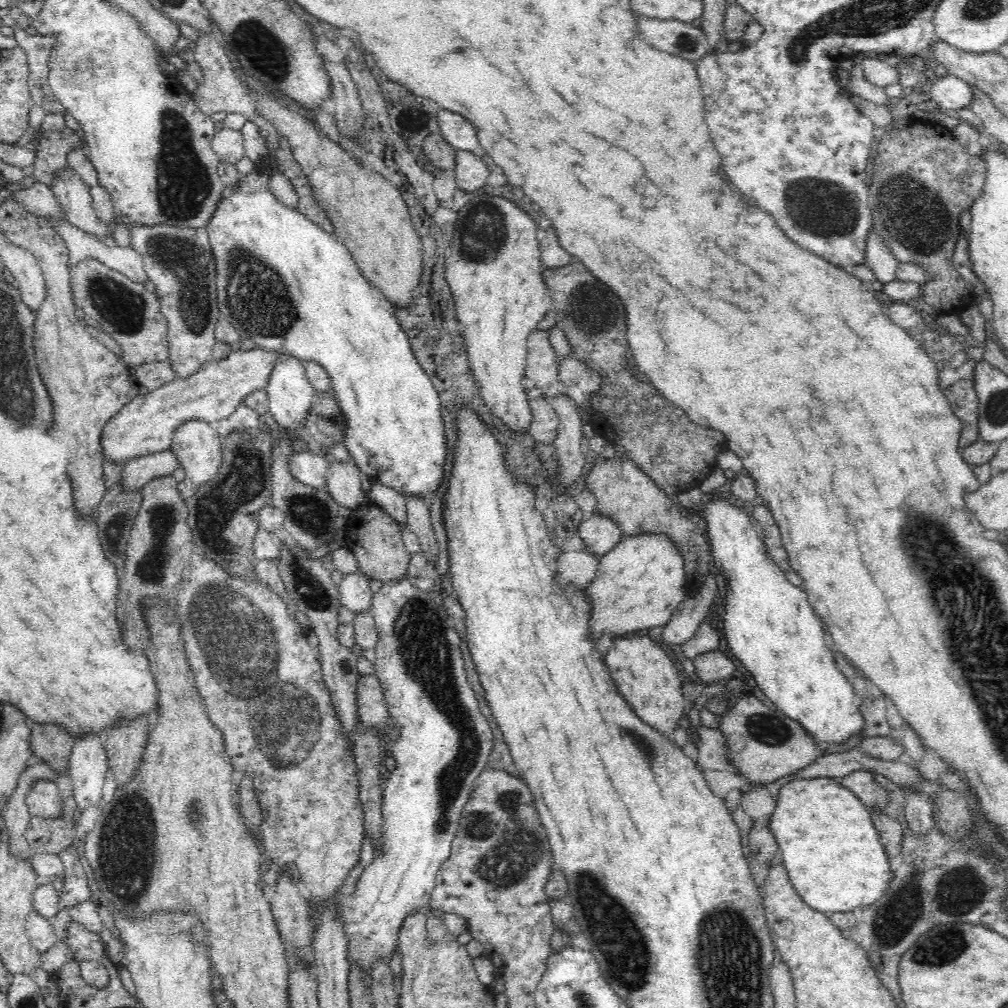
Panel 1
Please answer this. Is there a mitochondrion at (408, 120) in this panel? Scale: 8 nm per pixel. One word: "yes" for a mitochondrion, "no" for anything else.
no

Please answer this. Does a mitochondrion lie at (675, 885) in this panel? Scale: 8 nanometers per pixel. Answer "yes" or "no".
no

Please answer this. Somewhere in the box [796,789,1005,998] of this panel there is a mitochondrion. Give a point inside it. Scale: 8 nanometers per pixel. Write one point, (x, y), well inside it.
(947, 947)

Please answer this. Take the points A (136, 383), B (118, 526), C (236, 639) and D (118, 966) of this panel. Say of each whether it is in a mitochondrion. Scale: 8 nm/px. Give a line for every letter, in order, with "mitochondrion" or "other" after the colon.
A: other
B: mitochondrion
C: mitochondrion
D: other

